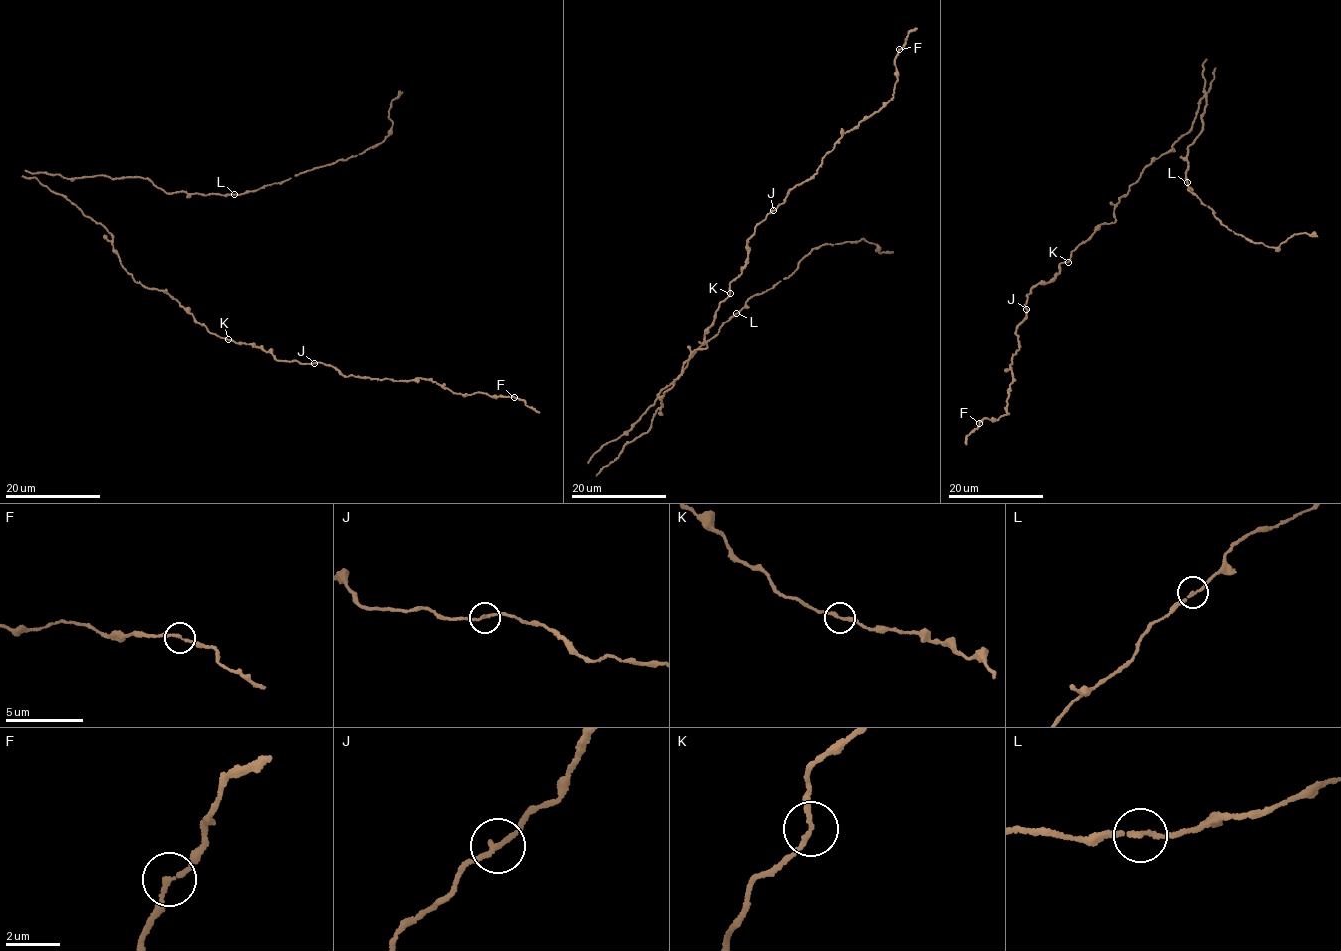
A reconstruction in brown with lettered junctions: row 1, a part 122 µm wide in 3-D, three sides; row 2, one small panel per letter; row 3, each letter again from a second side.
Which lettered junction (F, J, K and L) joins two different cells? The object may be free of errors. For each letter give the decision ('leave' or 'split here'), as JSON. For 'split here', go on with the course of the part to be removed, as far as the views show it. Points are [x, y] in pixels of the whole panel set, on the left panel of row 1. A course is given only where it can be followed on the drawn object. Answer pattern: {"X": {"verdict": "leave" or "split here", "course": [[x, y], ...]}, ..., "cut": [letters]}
{"F": {"verdict": "leave"}, "J": {"verdict": "leave"}, "K": {"verdict": "leave"}, "L": {"verdict": "leave"}, "cut": []}

